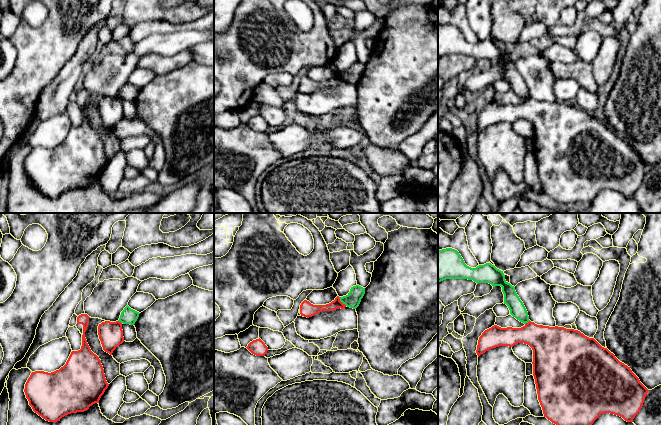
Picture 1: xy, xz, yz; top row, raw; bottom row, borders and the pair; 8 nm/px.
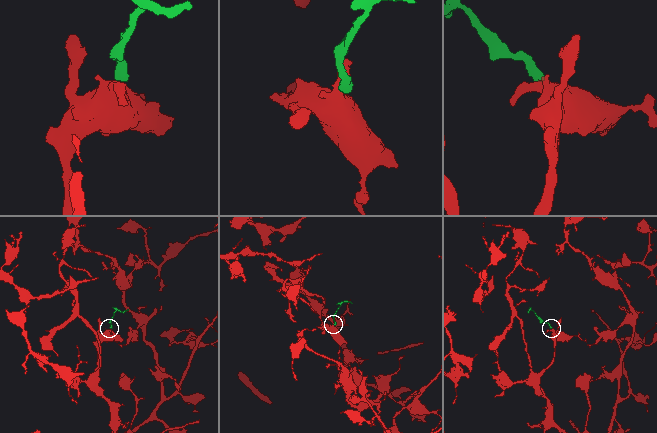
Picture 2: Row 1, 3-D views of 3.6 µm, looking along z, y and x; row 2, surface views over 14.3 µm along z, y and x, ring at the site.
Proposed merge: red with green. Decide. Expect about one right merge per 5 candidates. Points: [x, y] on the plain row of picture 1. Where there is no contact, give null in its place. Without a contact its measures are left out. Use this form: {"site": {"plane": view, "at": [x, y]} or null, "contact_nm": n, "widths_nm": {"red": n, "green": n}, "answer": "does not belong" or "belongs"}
{"site": {"plane": "xz", "at": [341, 78]}, "contact_nm": 100, "widths_nm": {"red": 90, "green": 120}, "answer": "does not belong"}

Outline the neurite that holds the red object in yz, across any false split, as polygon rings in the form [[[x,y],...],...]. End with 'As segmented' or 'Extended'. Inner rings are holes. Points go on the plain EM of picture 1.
[[[531,97],[521,104],[494,101],[479,113],[476,129],[479,133],[490,125],[513,123],[518,119],[527,120],[533,126],[533,152],[538,176],[544,193],[559,203],[589,204],[604,189],[633,198],[640,188],[649,166],[630,143],[620,138],[594,114],[578,106],[537,101]]]. As segmented

